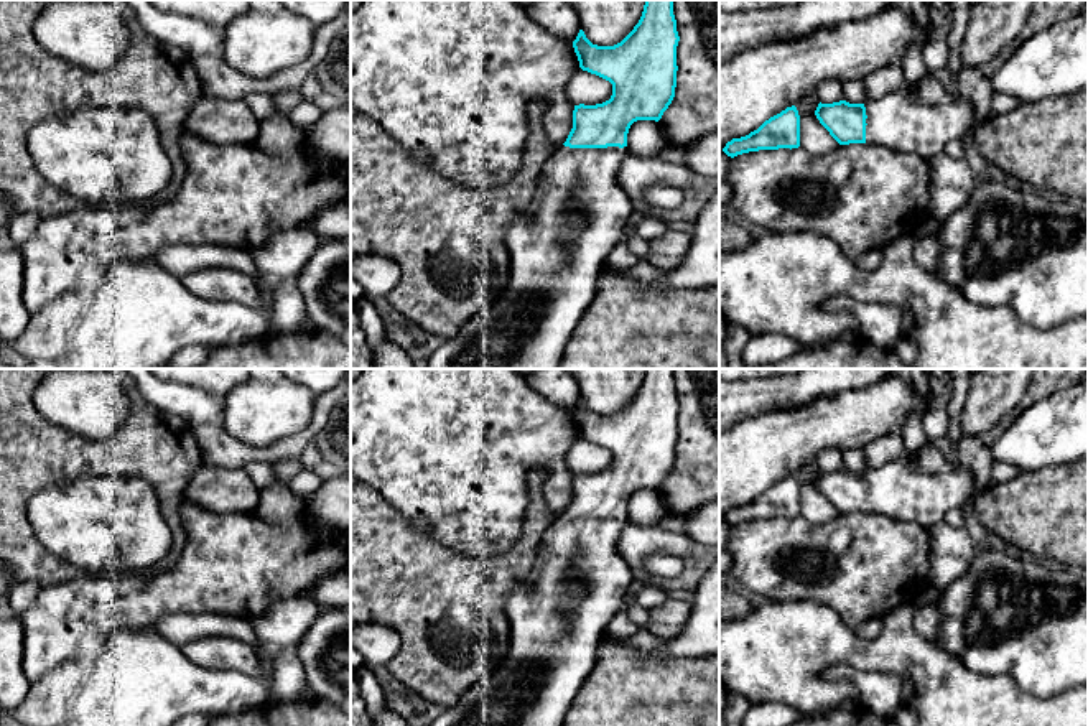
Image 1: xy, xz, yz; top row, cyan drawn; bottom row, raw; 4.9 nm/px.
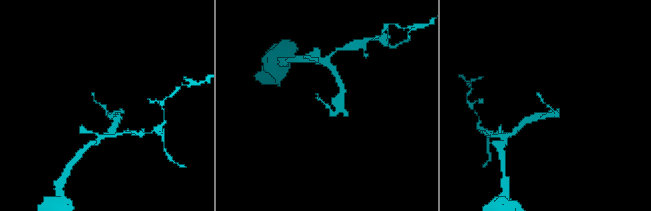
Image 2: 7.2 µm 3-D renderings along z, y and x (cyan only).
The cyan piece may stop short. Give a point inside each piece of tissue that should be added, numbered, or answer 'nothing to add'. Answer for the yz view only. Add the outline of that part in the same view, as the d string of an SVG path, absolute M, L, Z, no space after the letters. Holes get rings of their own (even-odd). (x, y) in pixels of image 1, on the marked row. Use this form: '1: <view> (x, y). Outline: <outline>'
1: yz (922, 120). Outline: M933 71L912 87L902 82L892 94L864 104L867 125L866 143L886 147L894 153L912 153L930 160L945 151L950 142L961 142L974 128L974 109L968 95L958 89L948 91Z

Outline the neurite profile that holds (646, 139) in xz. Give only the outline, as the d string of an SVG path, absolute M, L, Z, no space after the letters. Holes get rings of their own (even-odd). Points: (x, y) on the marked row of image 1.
M637 120L627 133L627 151L635 156L658 158L667 143L667 135L655 120Z

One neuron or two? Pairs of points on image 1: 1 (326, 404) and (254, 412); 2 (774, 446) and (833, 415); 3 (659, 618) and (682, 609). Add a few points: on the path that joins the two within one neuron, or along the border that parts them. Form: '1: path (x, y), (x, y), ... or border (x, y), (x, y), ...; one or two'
1: border (316, 395), (311, 420), (297, 433), (288, 435); two
2: path (789, 440), (818, 427); one
3: path (664, 618), (677, 611); one

